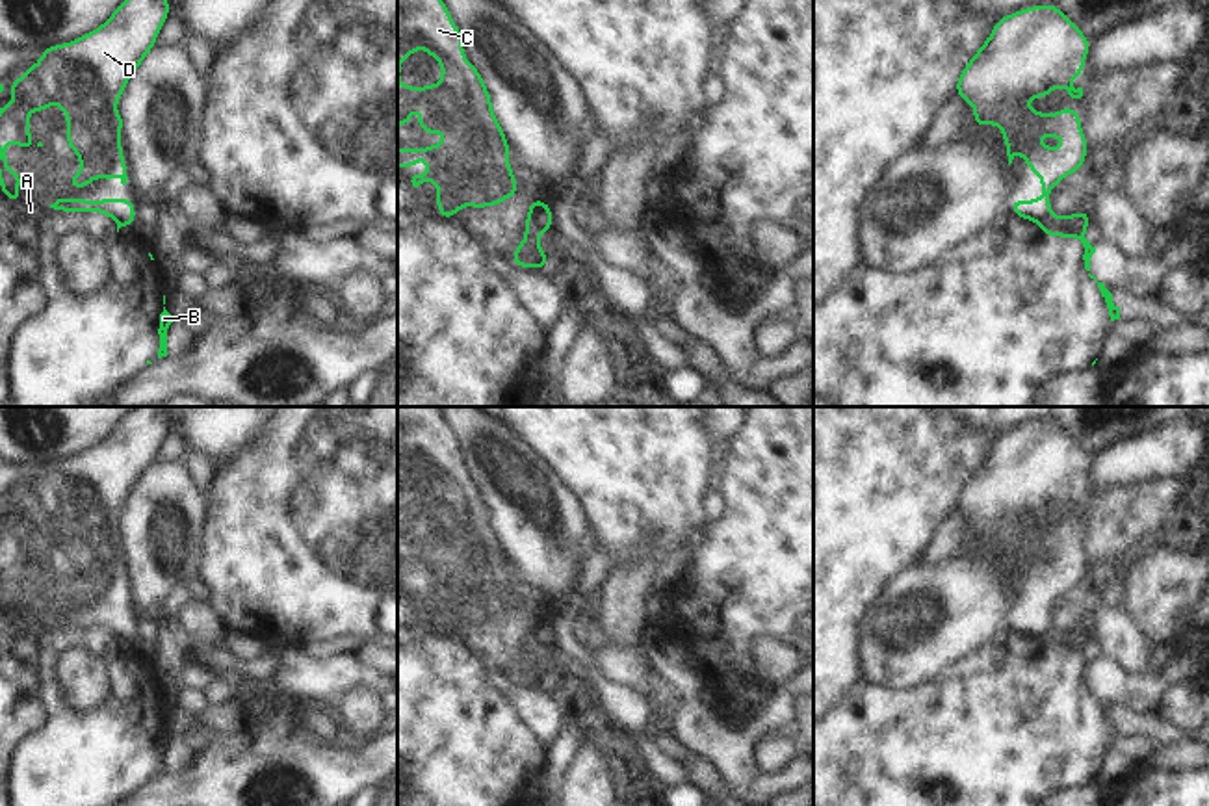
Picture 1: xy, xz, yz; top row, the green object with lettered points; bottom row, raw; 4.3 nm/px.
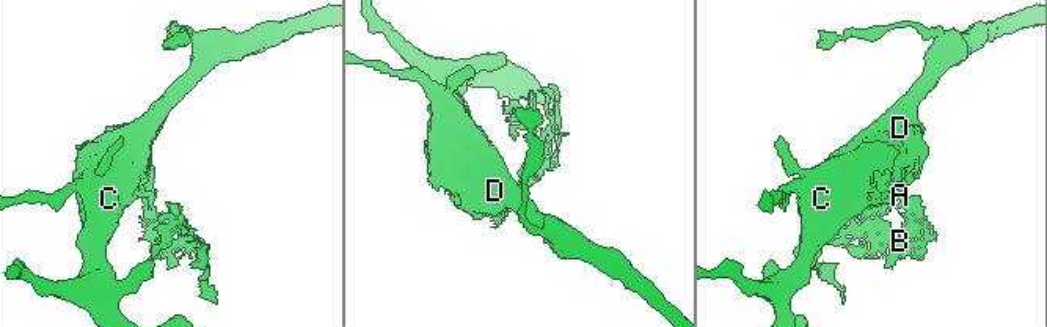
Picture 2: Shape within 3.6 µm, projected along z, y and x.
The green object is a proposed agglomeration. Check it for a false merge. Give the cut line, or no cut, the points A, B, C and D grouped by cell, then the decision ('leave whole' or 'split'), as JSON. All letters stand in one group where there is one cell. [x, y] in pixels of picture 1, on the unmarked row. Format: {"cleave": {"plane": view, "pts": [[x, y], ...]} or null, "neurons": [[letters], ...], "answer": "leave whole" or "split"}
{"cleave": {"plane": "xz", "pts": [[528, 626], [543, 647]]}, "neurons": [["A", "C", "D"], ["B"]], "answer": "split"}

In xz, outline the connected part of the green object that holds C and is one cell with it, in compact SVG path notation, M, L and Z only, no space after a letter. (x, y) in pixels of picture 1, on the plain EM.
M397 407L397 496L401 490L399 479L420 462L423 462L433 475L442 477L440 501L431 500L427 503L414 505L397 498L397 542L409 540L410 537L407 531L416 524L422 524L425 531L414 539L422 542L429 552L435 552L436 546L442 546L446 553L444 561L433 561L429 565L397 565L397 585L405 581L416 583L420 572L427 576L429 587L425 591L414 591L410 598L414 604L427 596L436 598L436 622L444 635L451 635L453 630L464 620L483 624L496 622L511 611L518 613L514 591L507 576L509 559L494 533L490 511L479 492L477 483L472 483L464 474L464 466L461 462L462 455L464 451L457 448L457 442L449 433L446 420L438 414L438 407Z

